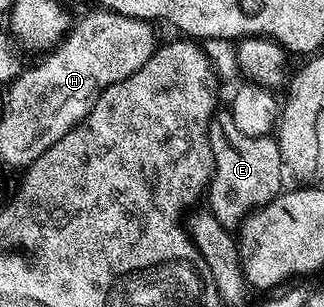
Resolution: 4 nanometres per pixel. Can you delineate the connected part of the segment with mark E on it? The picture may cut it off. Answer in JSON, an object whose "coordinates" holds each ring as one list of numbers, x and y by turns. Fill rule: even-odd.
{"coordinates":[[218,110,210,122,210,145,214,155,214,176,208,189,208,200,210,196,211,205,226,204,225,211,231,216,246,216,252,206,267,204,269,200,282,195,284,161,282,151,278,149,278,141,273,135,244,134,244,130,236,126,234,115,229,110]]}

